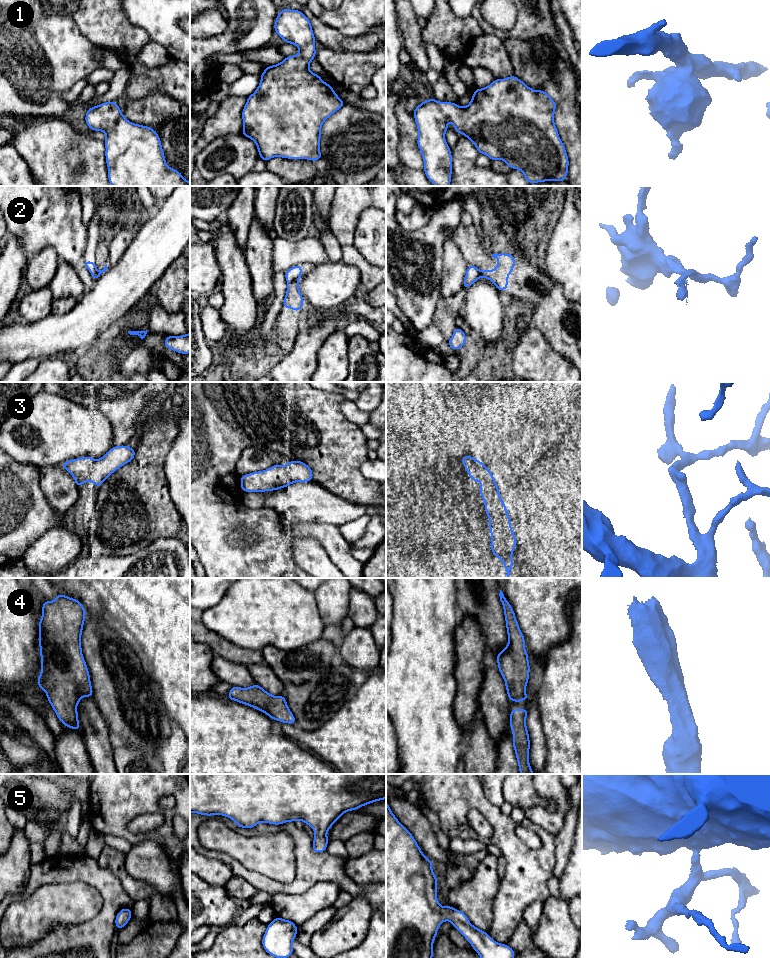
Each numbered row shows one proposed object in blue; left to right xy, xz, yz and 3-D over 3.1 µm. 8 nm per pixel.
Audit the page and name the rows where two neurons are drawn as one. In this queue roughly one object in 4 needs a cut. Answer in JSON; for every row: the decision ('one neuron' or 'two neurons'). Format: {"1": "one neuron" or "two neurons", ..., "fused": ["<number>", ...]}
{"1": "one neuron", "2": "two neurons", "3": "one neuron", "4": "one neuron", "5": "one neuron", "fused": ["2"]}

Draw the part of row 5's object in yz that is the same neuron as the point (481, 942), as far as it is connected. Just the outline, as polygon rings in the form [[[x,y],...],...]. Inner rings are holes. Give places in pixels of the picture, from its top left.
[[[386,801],[386,958],[433,958],[434,939],[439,926],[446,920],[464,936],[480,958],[514,958],[515,951],[511,947],[497,943],[486,931],[472,925],[462,911],[439,904],[436,896],[438,882],[432,865],[433,862],[423,854],[413,835],[398,821]]]

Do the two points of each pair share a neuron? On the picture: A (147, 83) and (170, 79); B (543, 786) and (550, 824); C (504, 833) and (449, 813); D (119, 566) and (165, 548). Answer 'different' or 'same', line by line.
A: same
B: same
C: same
D: same

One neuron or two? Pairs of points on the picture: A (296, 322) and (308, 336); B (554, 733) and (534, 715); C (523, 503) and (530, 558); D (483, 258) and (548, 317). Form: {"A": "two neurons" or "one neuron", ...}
{"A": "two neurons", "B": "two neurons", "C": "two neurons", "D": "one neuron"}

